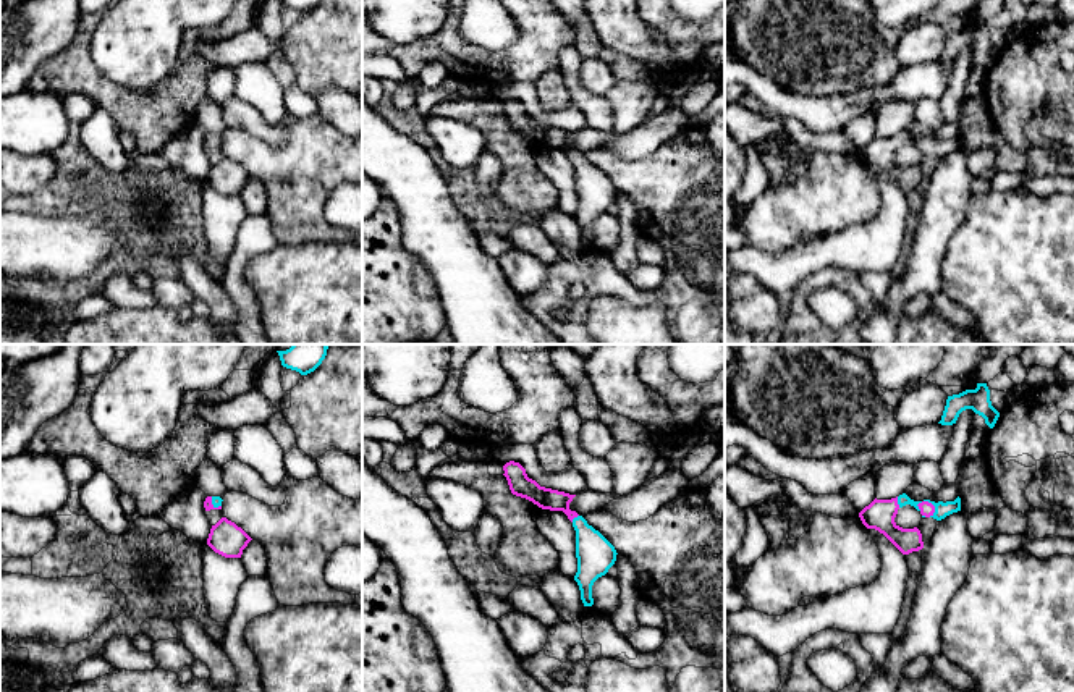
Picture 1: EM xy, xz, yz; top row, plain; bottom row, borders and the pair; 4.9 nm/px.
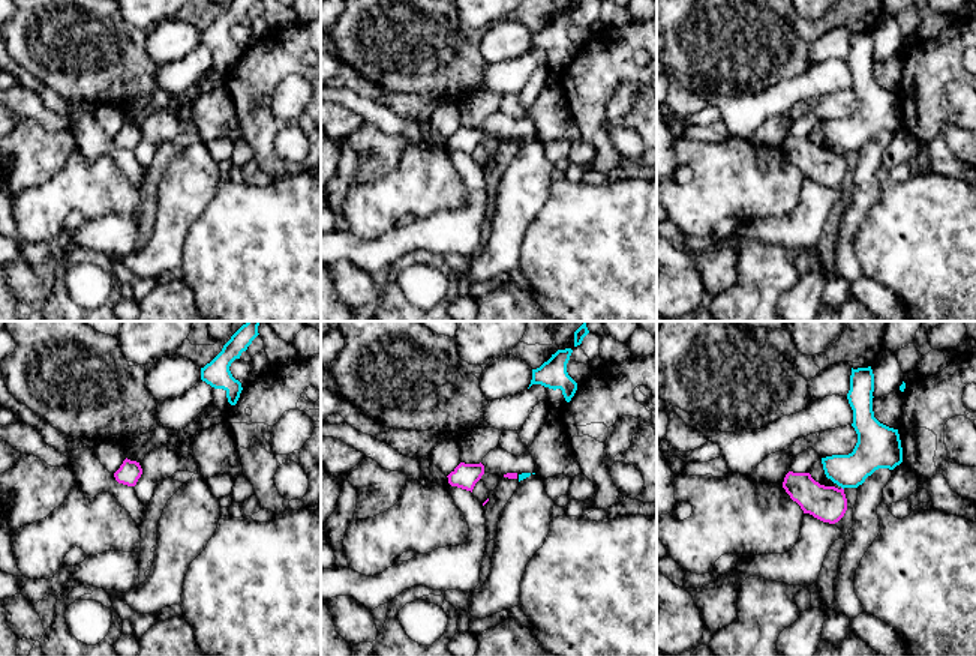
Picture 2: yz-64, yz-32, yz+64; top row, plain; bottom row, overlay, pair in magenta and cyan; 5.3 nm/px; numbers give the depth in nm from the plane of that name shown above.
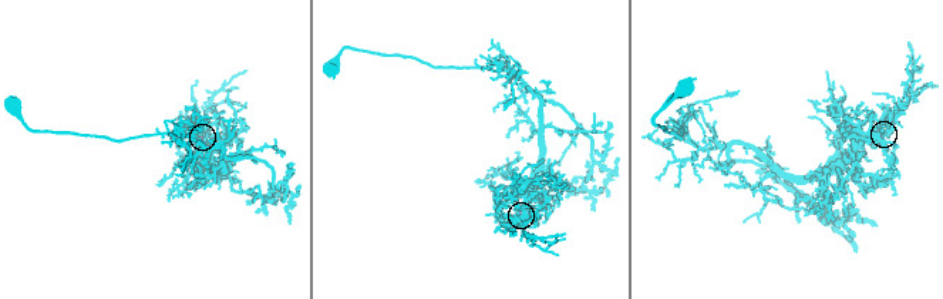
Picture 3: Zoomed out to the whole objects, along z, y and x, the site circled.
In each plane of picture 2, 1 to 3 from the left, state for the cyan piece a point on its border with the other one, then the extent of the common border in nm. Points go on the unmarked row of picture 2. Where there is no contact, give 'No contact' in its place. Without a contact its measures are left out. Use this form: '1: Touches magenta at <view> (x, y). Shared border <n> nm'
1: No contact
2: No contact
3: No contact

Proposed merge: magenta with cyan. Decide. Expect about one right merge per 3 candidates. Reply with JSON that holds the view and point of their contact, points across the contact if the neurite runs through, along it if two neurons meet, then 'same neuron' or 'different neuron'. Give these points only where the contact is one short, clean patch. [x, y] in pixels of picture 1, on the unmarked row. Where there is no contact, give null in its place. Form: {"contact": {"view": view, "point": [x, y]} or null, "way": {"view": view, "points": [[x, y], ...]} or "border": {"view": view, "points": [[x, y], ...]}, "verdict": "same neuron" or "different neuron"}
{"contact": {"view": "yz", "point": [927, 139]}, "way": {"view": "yz", "points": [[927, 147], [927, 139], [942, 147]]}, "verdict": "same neuron"}

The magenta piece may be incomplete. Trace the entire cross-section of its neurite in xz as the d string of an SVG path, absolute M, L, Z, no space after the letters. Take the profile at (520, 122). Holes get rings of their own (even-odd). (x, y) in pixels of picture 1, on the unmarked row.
M514 99L503 103L513 133L526 136L542 147L563 149L573 160L576 168L576 196L577 210L574 218L581 228L584 244L592 244L592 223L605 213L616 199L615 184L576 149L569 147L569 141L576 133L540 124L535 118L529 116L526 107Z

